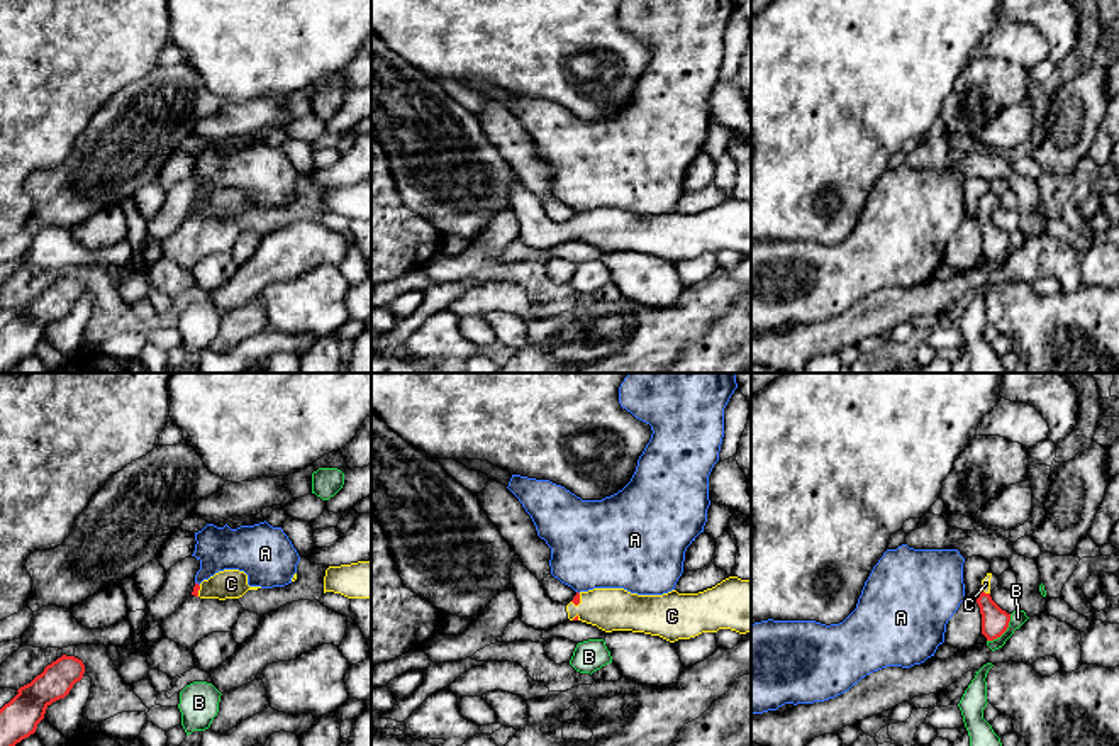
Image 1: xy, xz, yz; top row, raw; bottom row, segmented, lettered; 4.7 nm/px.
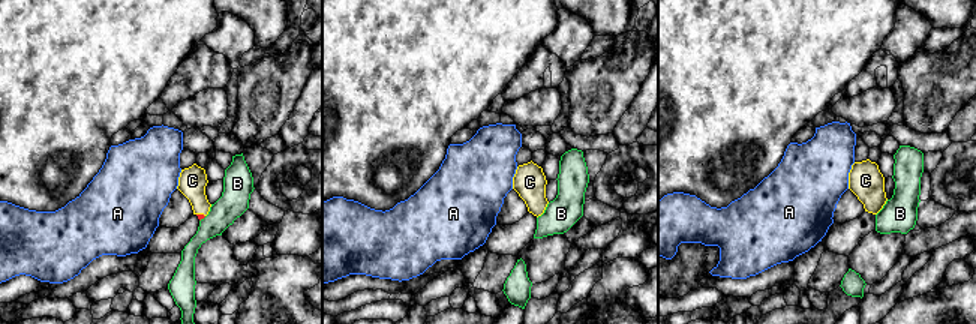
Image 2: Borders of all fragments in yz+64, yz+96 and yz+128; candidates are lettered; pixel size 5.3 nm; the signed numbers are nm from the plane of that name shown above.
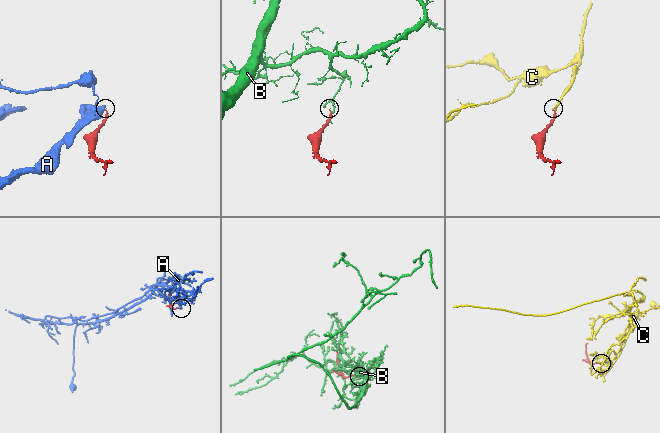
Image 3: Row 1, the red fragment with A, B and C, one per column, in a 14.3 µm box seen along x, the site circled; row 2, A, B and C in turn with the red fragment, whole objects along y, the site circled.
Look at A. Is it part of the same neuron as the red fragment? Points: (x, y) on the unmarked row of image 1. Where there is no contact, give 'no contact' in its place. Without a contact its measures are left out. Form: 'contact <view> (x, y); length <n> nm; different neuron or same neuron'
contact xy (197, 204); length 30 nm; different neuron

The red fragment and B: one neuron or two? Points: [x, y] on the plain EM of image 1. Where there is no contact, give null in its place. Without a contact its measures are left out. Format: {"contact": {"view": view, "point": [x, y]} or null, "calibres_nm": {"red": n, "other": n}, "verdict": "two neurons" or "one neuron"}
{"contact": {"view": "yz", "point": [1004, 251]}, "calibres_nm": {"red": 130, "other": 80}, "verdict": "two neurons"}

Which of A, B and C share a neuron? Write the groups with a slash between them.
A / B / C

